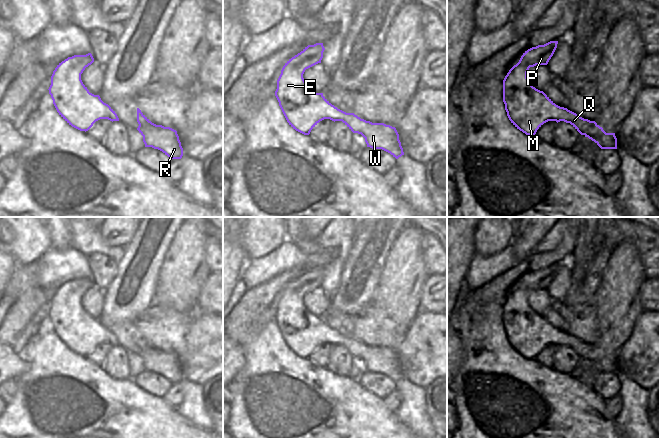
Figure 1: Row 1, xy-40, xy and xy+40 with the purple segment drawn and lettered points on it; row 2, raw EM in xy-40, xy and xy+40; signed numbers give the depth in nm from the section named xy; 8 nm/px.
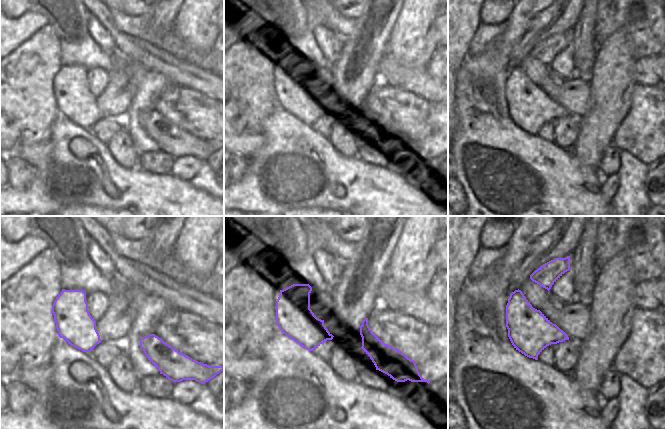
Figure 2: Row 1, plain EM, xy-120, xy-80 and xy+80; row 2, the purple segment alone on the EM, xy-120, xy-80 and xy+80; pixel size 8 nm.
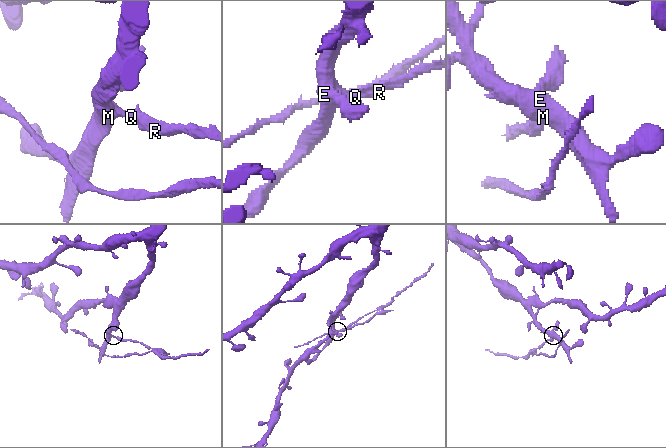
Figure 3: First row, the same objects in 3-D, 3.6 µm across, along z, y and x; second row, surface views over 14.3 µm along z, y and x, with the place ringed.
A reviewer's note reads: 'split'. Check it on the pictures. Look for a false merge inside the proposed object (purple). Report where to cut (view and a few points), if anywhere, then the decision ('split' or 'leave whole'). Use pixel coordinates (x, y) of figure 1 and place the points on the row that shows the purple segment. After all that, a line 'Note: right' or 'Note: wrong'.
cut in xy+40 along (584, 119), (586, 126), (585, 134); split
Note: right

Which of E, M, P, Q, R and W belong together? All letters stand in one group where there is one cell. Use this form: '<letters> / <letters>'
E M P Q / R W

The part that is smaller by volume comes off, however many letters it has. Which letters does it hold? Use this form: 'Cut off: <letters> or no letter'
Cut off: R, W

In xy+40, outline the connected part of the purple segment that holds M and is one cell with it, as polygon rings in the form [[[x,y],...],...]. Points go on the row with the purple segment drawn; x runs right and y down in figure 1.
[[[550,41],[528,49],[503,80],[503,102],[507,116],[511,123],[526,135],[535,135],[548,121],[570,123],[581,135],[587,132],[584,118],[556,105],[527,78],[530,67],[548,64],[557,44],[558,41]]]

